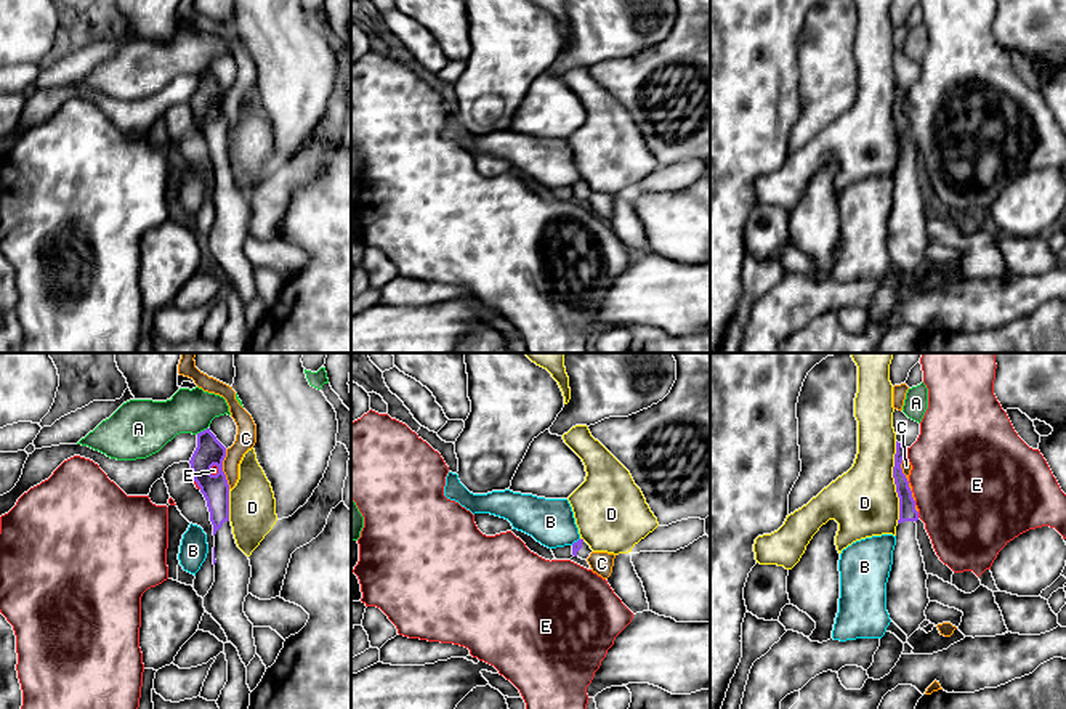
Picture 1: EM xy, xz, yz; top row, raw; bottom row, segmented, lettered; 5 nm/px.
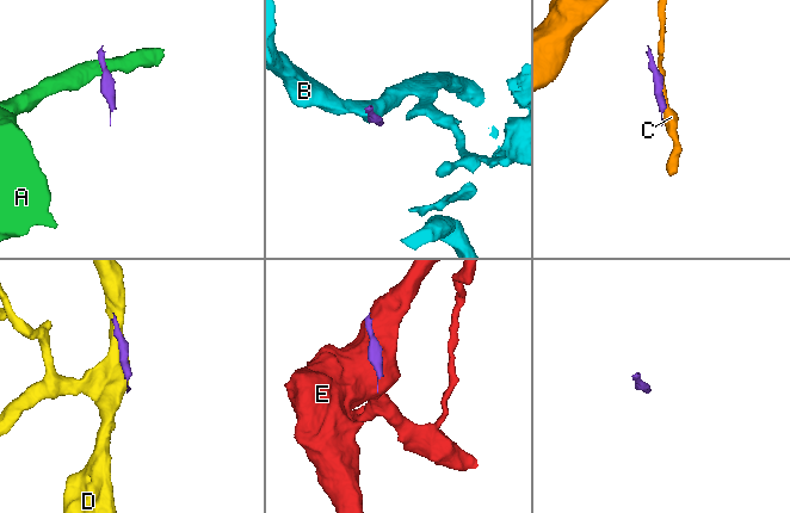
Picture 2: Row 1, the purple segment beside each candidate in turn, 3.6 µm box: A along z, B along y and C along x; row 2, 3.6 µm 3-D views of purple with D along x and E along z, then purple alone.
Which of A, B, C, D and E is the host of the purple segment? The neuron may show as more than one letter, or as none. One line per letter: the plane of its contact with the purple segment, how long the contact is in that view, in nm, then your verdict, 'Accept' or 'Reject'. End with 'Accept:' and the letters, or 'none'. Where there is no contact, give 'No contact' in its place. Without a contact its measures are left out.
A: Touches purple in xy. Shared border 70 nm. Reject
B: Touches purple in xz. Shared border 60 nm. Reject
C: Touches purple in yz. Shared border 260 nm. Reject
D: Touches purple in yz. Shared border 420 nm. Reject
E: Touches purple in yz. Shared border 30 nm. Reject
Accept: none

